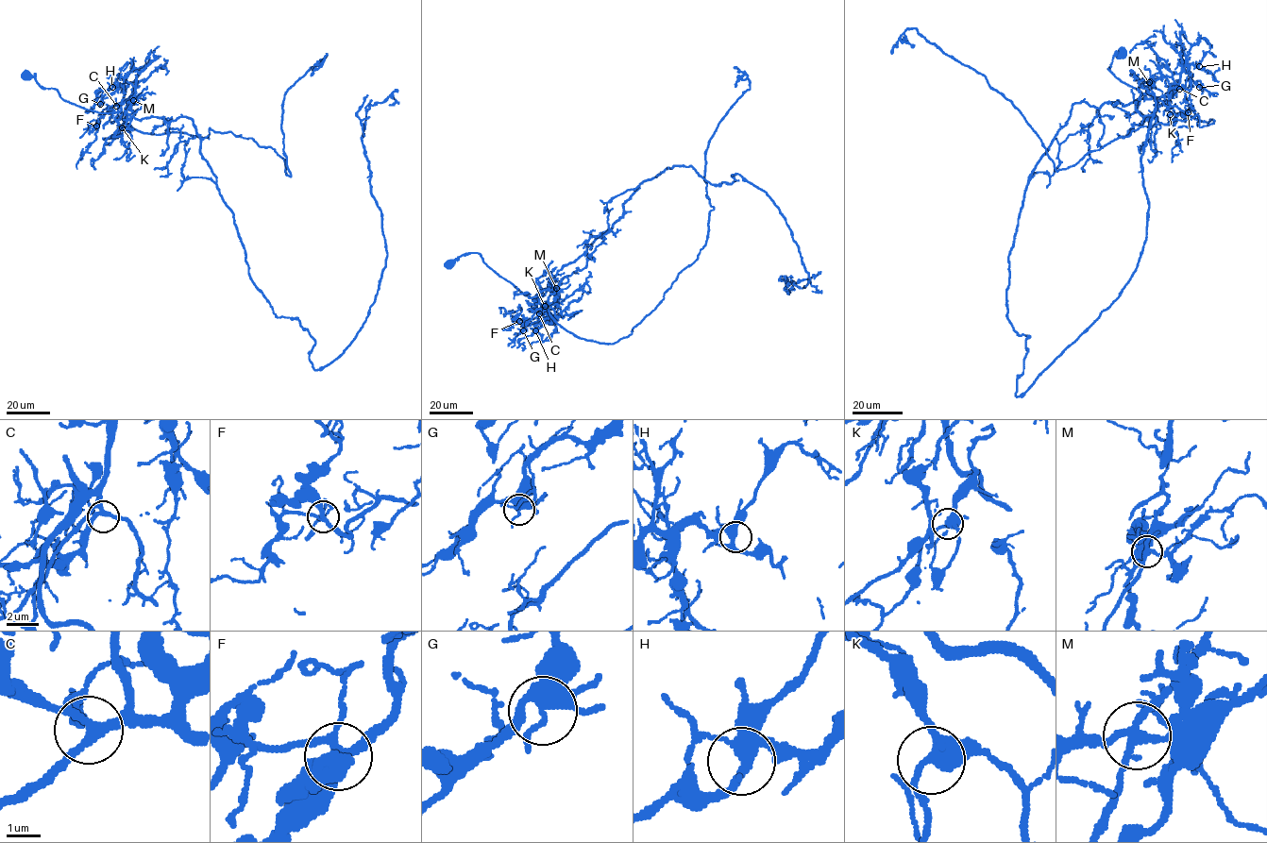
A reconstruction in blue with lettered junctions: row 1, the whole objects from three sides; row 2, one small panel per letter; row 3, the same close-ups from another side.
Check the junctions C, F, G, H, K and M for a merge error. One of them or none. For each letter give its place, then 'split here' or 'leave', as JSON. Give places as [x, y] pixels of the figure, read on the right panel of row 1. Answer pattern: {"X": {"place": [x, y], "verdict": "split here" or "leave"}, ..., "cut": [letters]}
{"C": {"place": [1179, 89], "verdict": "leave"}, "F": {"place": [1188, 112], "verdict": "leave"}, "G": {"place": [1199, 87], "verdict": "leave"}, "H": {"place": [1199, 66], "verdict": "leave"}, "K": {"place": [1170, 114], "verdict": "leave"}, "M": {"place": [1149, 82], "verdict": "split here"}, "cut": ["M"]}

